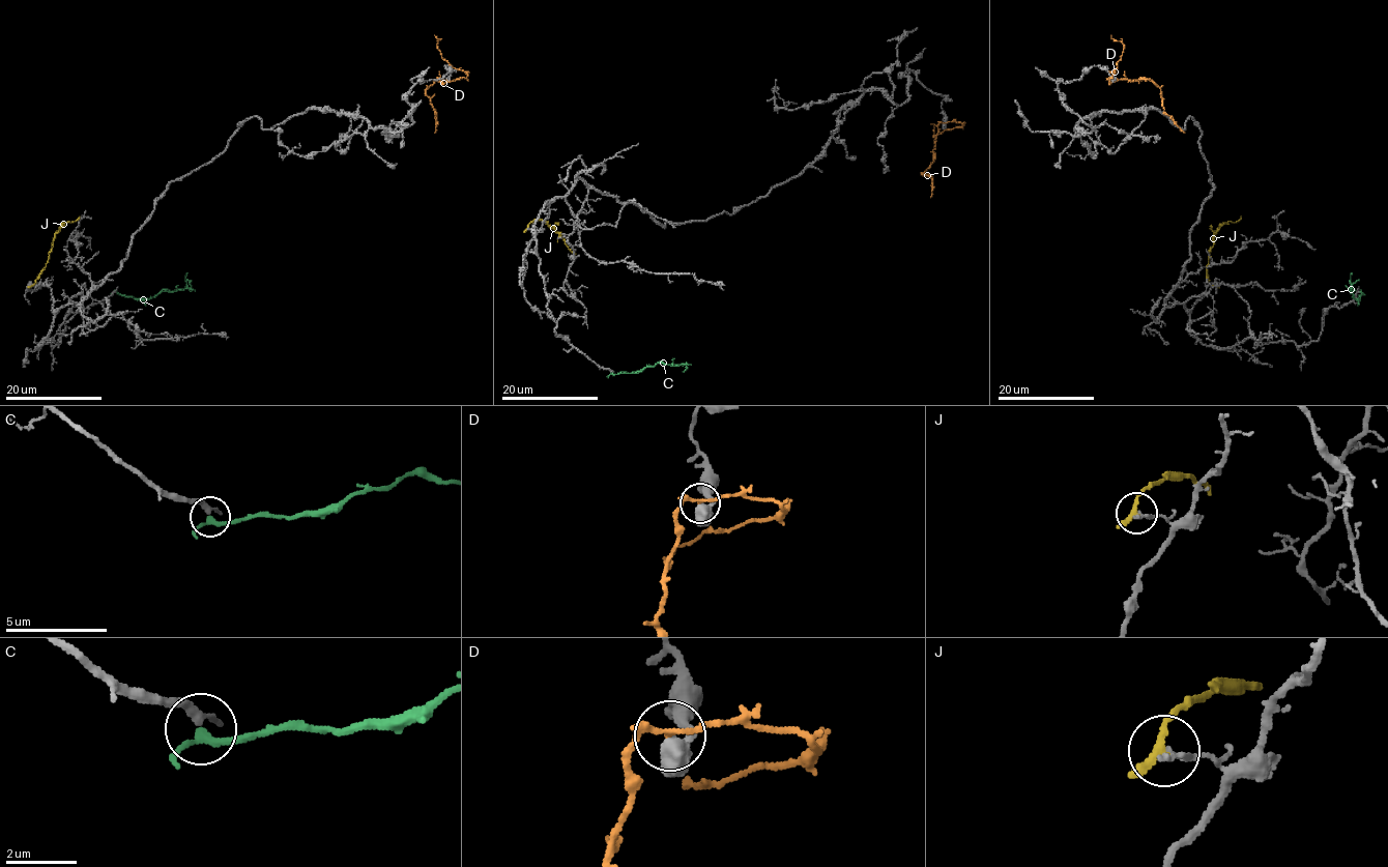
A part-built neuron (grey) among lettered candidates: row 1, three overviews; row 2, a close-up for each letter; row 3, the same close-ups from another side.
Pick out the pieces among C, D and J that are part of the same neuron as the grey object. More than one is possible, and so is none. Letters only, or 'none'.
C

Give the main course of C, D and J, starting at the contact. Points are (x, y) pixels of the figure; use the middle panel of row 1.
C: (611, 373), (631, 373), (660, 364), (686, 365), (683, 372)
D: (944, 122), (937, 126), (932, 163), (922, 173), (930, 177), (930, 197)
J: (528, 228), (535, 220), (547, 223), (575, 254)

